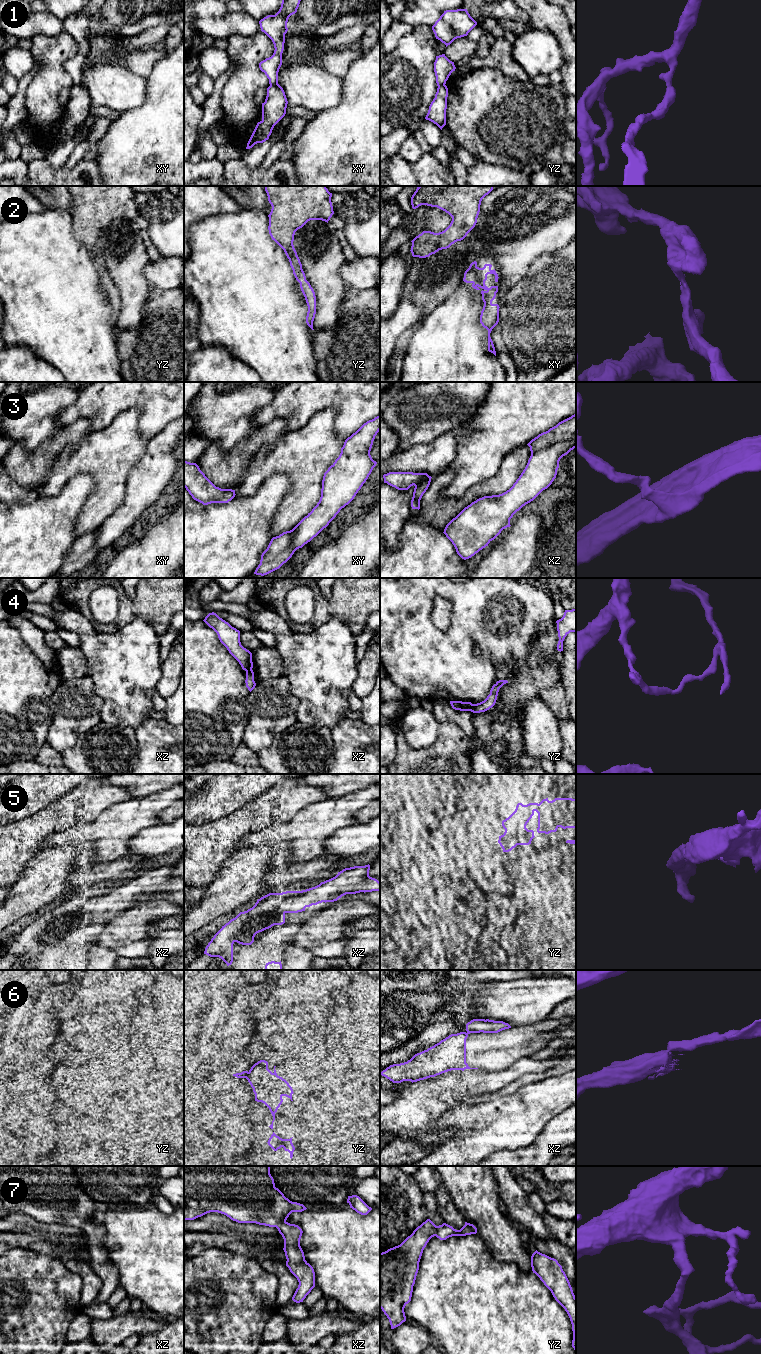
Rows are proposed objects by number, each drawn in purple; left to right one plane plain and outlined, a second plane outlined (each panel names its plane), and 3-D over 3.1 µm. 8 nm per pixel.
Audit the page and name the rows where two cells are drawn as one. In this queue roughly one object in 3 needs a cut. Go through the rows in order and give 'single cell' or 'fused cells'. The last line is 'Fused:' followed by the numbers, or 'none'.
1: fused cells
2: single cell
3: single cell
4: fused cells
5: single cell
6: fused cells
7: single cell
Fused: 1, 4, 6

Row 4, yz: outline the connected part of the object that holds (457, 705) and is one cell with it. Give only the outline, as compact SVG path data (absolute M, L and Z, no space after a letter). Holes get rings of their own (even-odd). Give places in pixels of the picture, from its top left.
M450 701L450 704L453 709L460 711L471 711L473 706L471 702L462 702L462 701Z

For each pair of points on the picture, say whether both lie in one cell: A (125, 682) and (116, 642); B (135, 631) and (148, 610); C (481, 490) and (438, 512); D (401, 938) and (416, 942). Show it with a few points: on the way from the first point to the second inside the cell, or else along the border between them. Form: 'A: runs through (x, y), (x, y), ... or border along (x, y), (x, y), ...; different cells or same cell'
A: runs through (125, 672), (125, 668), (116, 659), (116, 652); same cell
B: border along (121, 628), (135, 618), (143, 618), (158, 636); different cells
C: runs through (470, 496), (464, 501), (449, 507); same cell
D: runs through (405, 938), (412, 941); same cell

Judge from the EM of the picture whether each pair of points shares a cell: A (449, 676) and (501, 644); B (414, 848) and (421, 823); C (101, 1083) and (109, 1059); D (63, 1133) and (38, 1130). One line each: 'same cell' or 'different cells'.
A: same cell
B: same cell
C: same cell
D: different cells

